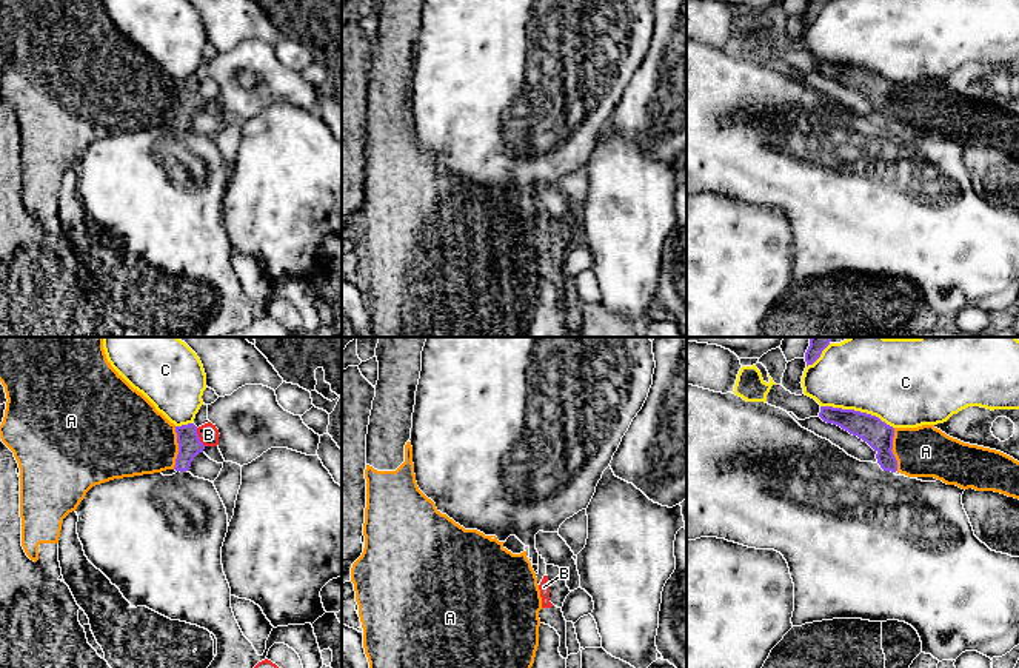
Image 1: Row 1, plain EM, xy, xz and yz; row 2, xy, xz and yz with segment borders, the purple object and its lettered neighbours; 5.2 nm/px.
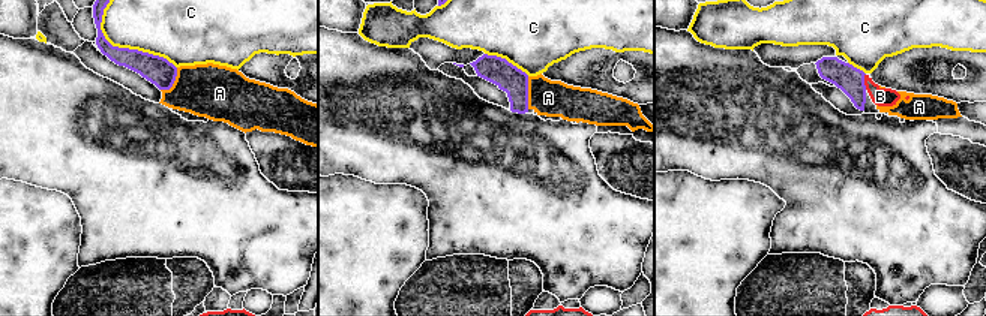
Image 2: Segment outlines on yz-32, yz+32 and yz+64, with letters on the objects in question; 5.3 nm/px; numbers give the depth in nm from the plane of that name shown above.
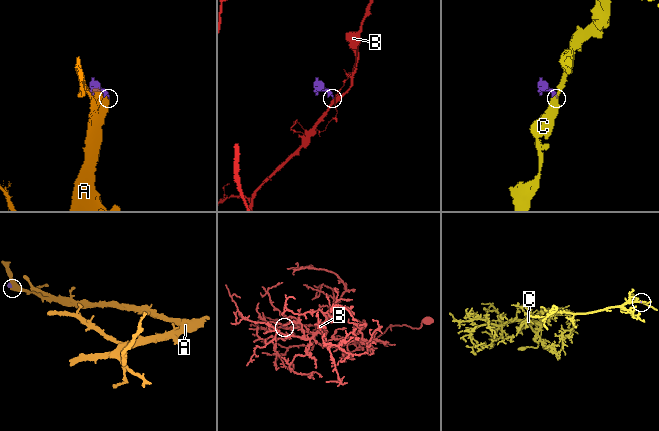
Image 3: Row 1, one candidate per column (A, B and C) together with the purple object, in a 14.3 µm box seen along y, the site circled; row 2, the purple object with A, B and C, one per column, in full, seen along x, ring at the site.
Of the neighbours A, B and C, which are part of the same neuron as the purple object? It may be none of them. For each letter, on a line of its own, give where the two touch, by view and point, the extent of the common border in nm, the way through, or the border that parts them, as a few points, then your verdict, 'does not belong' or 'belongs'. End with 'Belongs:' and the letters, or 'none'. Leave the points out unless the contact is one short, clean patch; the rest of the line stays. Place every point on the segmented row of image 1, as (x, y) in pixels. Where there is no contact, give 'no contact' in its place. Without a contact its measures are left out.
A: xy (179, 448) | 220 nm | does not belong
B: xy (197, 437) | 110 nm | along xy (196, 428), (197, 437), (205, 445) | does not belong
C: yz (858, 411) | 400 nm | does not belong
Belongs: none

